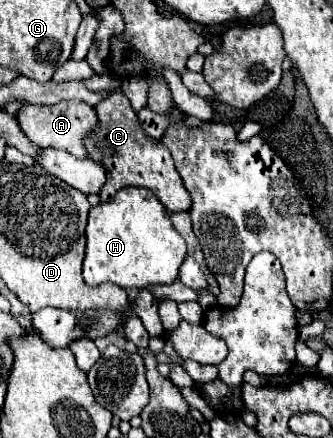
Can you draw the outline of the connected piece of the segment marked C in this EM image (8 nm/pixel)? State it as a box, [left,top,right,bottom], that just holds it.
[84,91,190,211]

